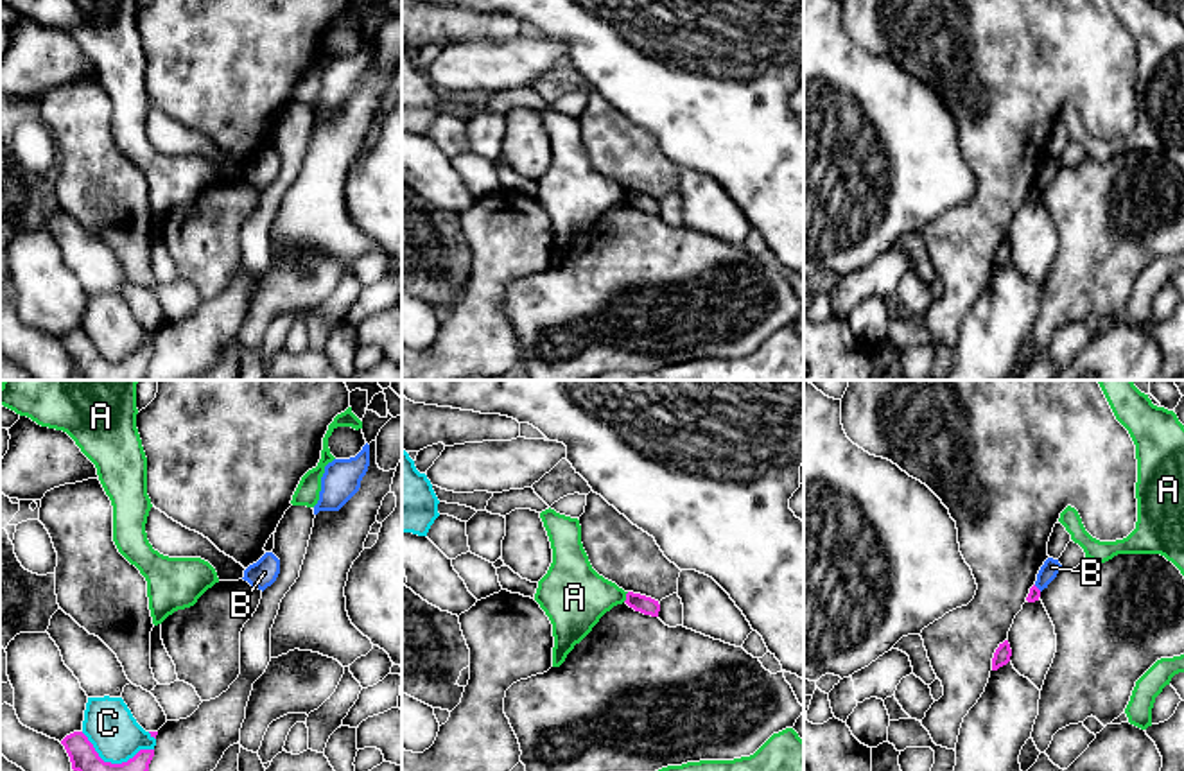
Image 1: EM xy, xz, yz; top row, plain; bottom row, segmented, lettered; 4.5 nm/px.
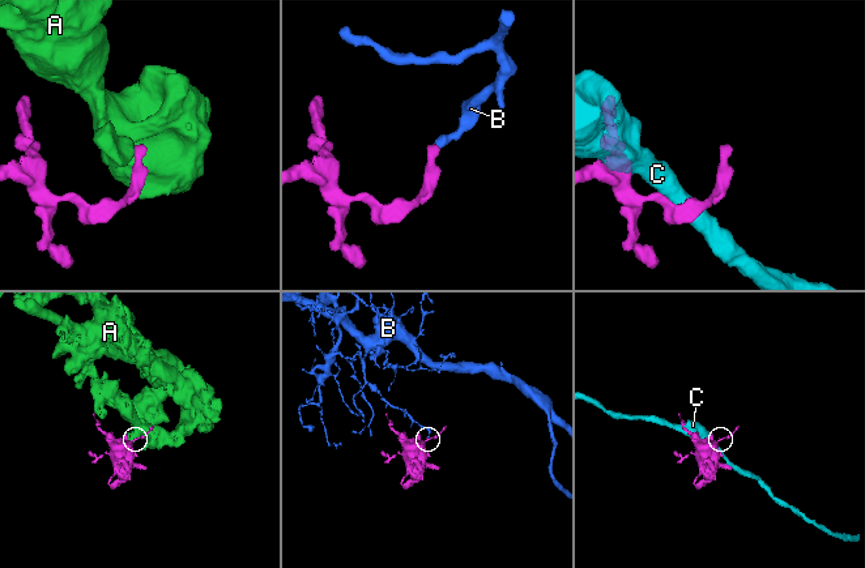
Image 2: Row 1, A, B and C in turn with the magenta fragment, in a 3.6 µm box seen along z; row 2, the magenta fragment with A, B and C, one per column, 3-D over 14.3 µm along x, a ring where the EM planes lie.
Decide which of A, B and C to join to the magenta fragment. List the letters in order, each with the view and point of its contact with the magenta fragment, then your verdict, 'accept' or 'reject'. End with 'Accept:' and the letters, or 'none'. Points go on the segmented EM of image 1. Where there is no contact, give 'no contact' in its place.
A: xz (626, 597) | reject
B: yz (1036, 587) | reject
C: xy (115, 764) | reject
Accept: none

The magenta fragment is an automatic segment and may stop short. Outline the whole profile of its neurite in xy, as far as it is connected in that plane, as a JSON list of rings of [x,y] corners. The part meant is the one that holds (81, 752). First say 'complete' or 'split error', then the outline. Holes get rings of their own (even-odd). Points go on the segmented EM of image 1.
complete | [[[83,732],[66,735],[61,744],[70,757],[74,771],[149,771],[149,764],[154,757],[154,749],[140,749],[127,762],[104,762]]]

